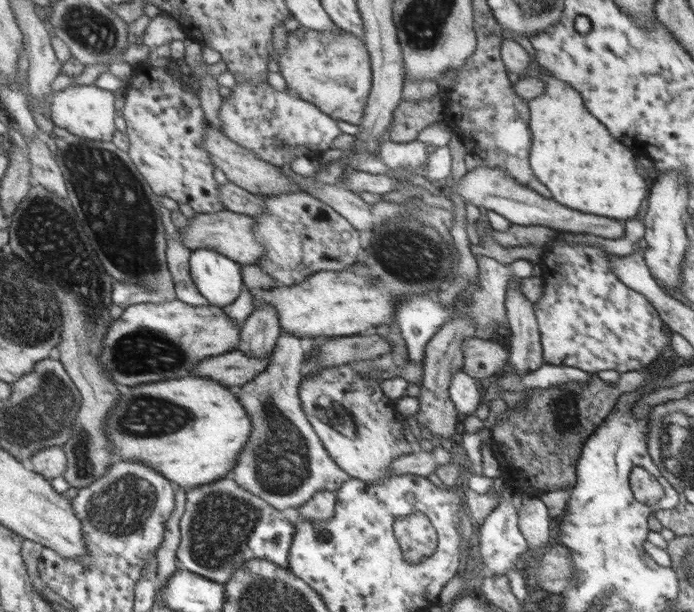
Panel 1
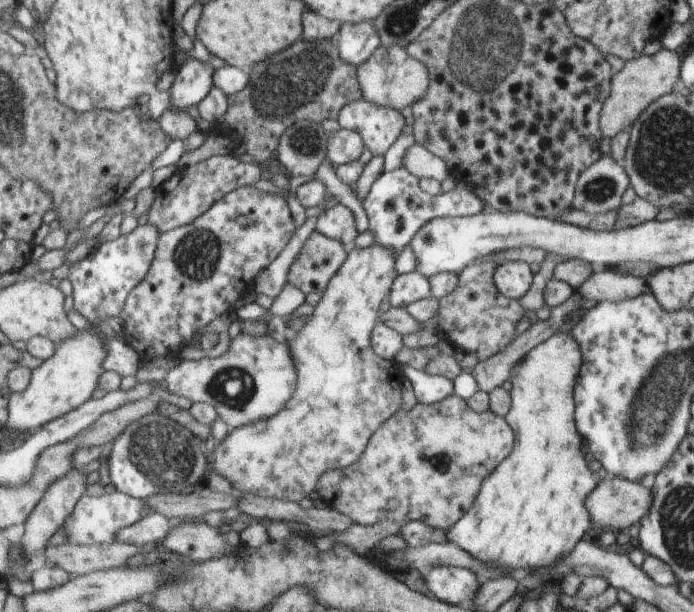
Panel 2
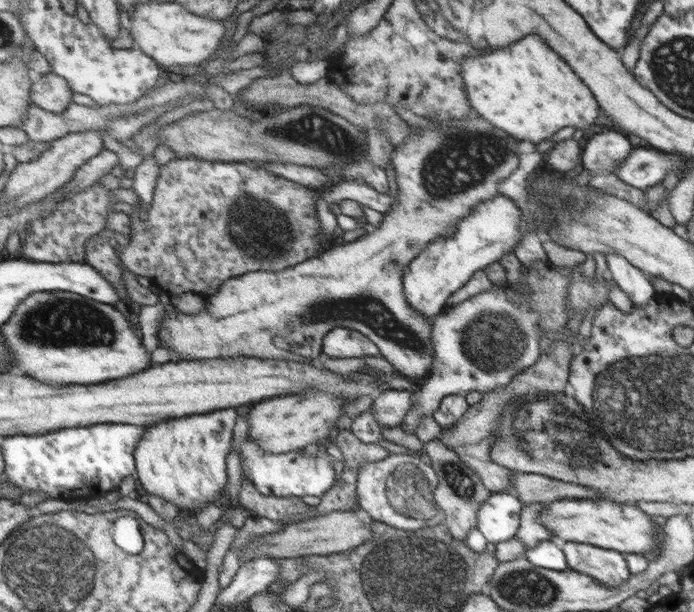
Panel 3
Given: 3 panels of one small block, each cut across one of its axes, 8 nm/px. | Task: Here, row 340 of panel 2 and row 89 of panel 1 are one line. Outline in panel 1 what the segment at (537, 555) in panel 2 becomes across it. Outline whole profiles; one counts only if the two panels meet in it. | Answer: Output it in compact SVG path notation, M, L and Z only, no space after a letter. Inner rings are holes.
M538 67L538 78L544 83L544 91L538 98L531 99L531 135L534 144L531 145L531 170L535 170L535 178L551 190L551 198L567 208L605 216L613 219L630 219L637 214L641 200L648 196L643 178L635 172L631 152L625 146L617 144L601 122L591 116L586 106L583 106L581 95L574 87L559 80L543 67Z

